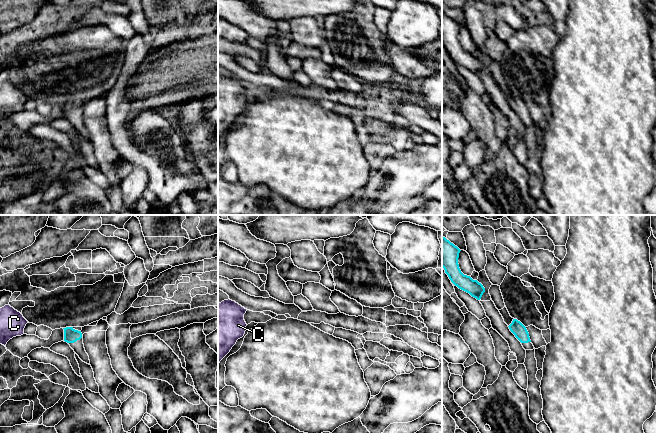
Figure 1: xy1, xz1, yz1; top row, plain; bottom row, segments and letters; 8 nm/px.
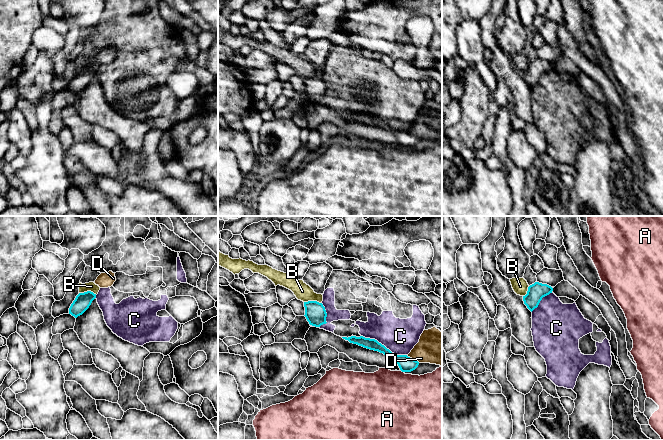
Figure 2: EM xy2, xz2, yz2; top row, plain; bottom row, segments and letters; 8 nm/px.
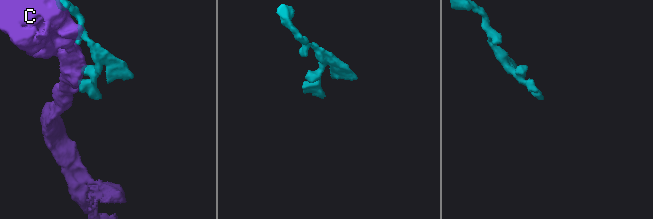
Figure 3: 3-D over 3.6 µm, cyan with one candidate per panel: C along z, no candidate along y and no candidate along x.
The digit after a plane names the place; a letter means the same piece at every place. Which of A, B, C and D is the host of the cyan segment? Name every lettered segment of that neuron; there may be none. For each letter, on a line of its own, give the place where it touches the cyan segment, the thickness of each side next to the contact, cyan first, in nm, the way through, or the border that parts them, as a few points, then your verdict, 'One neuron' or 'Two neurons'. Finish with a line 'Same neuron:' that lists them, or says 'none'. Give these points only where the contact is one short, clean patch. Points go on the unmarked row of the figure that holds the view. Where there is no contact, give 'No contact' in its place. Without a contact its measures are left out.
A: Touches cyan at xz2 (402, 147). Thickness 130 nm (cyan) against 480 nm. Boundary: xz2 (401, 146), (403, 148). Two neurons
B: Touches cyan at xz2 (313, 77). Thickness 170 nm (cyan) against 140 nm. Boundary: xz2 (304, 77), (318, 77), (321, 79). Two neurons
C: Touches cyan at xz2 (383, 121). Thickness 130 nm (cyan) against 280 nm. Two neurons
D: Touches cyan at xz2 (413, 135). Thickness 130 nm (cyan) against 280 nm. Two neurons
Same neuron: none

